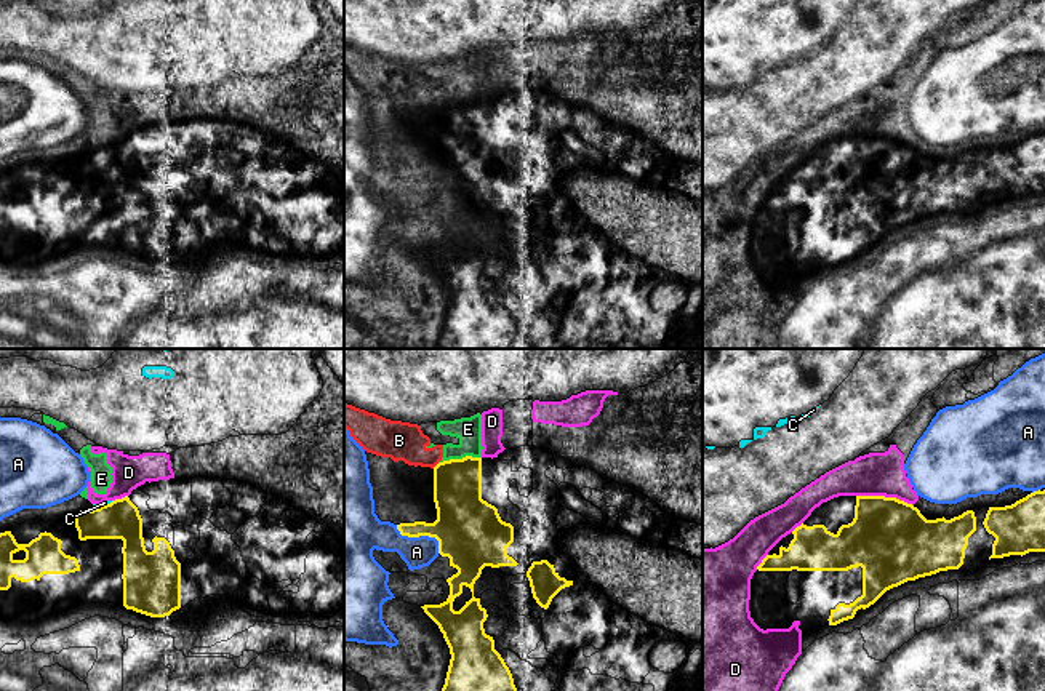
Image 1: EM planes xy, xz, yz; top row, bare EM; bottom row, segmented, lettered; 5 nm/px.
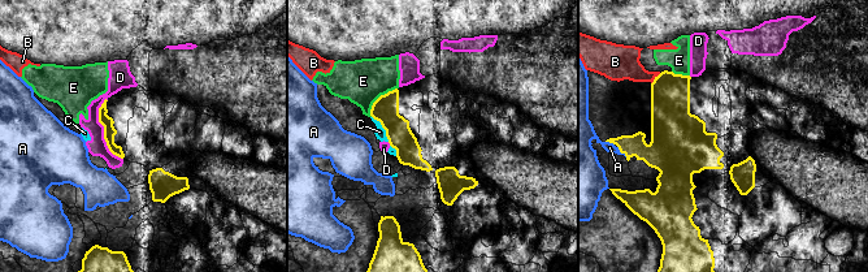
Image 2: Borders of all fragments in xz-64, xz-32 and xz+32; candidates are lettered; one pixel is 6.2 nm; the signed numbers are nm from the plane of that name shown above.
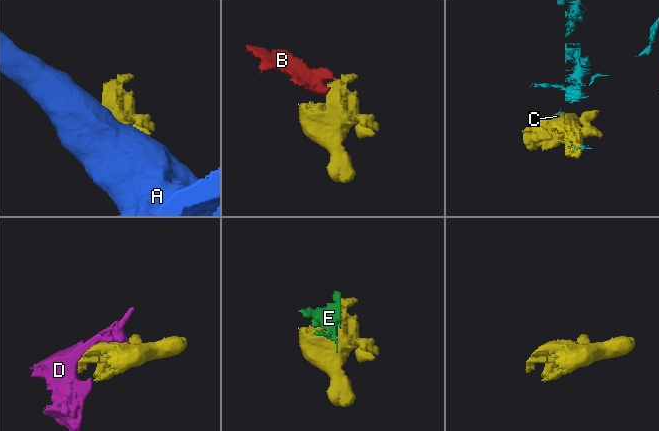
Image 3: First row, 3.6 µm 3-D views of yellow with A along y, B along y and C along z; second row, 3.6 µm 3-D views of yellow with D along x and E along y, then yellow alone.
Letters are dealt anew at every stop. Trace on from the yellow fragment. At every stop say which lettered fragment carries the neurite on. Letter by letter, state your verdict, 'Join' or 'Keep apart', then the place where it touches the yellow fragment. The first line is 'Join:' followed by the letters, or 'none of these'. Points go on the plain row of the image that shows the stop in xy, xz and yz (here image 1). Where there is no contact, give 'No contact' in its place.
Join: none of these
A: Keep apart. Touches yellow at xz (421, 176)
B: Keep apart. Touches yellow at xz (437, 106)
C: Keep apart. Touches yellow at xy (106, 146)
D: Keep apart. Touches yellow at yz (884, 138)
E: Keep apart. Touches yellow at xz (460, 101)

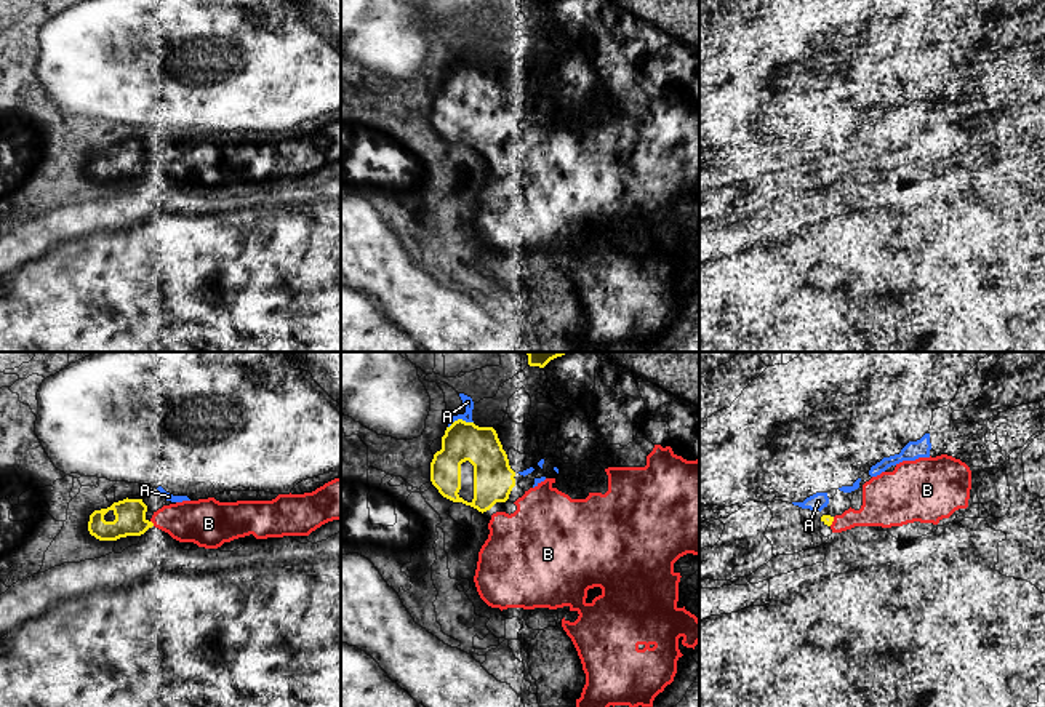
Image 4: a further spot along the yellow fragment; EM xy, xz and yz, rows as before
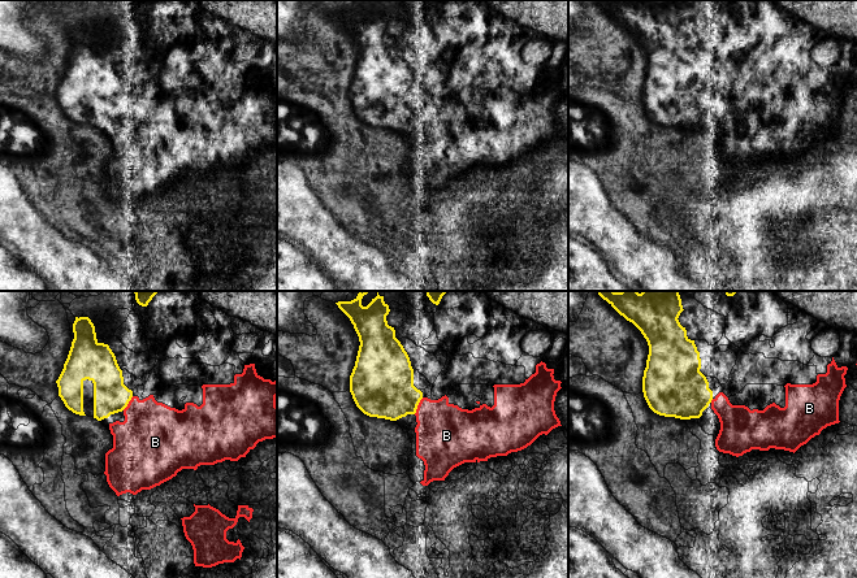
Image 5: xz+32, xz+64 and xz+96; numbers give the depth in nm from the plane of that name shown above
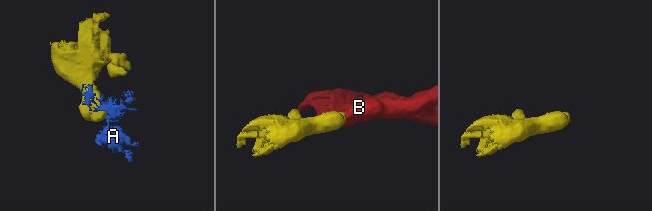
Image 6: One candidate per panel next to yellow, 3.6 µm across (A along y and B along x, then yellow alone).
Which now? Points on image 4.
Join: B
A: Keep apart. Touches yellow at xz (460, 61)
B: Join. Touches yellow at xy (152, 165)

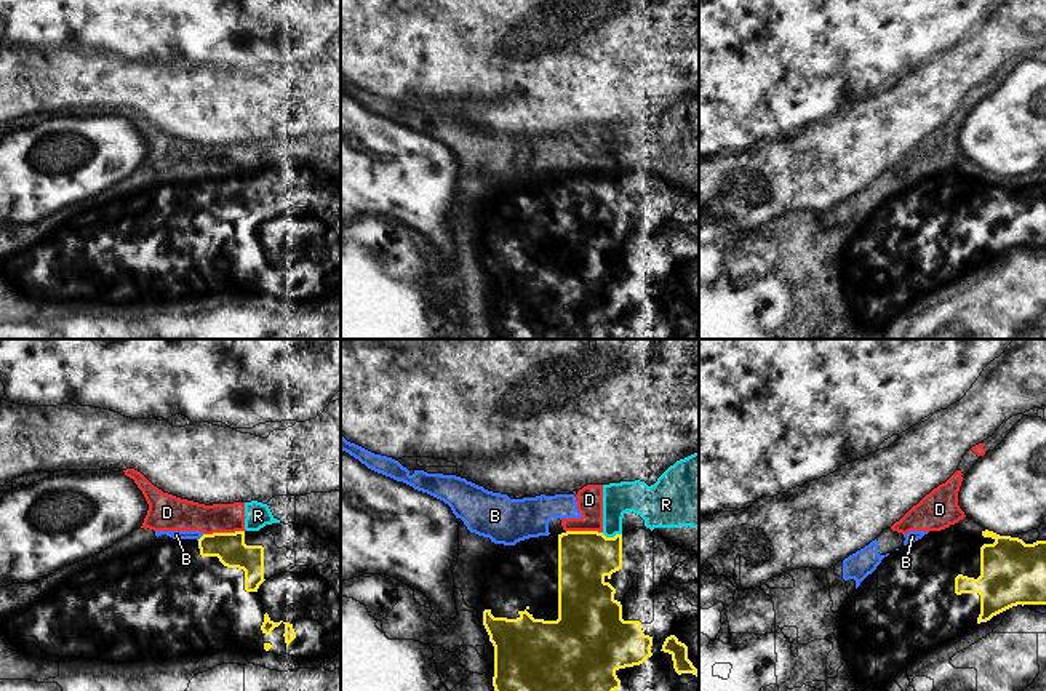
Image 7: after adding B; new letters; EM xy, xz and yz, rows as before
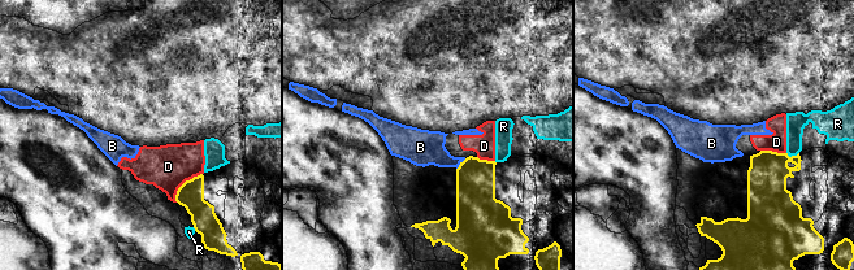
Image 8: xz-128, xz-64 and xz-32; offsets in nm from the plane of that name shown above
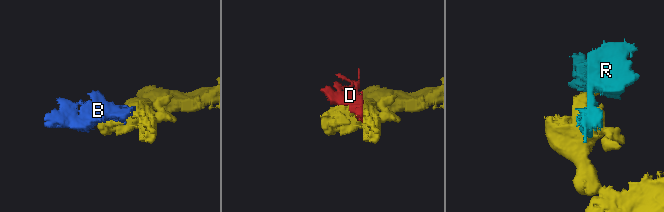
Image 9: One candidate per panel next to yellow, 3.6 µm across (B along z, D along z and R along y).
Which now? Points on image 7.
Join: none of these
B: Keep apart. Touches yellow at xy (202, 178)
D: Keep apart. Touches yellow at xy (224, 175)
R: Keep apart. Touches yellow at xz (611, 179)

